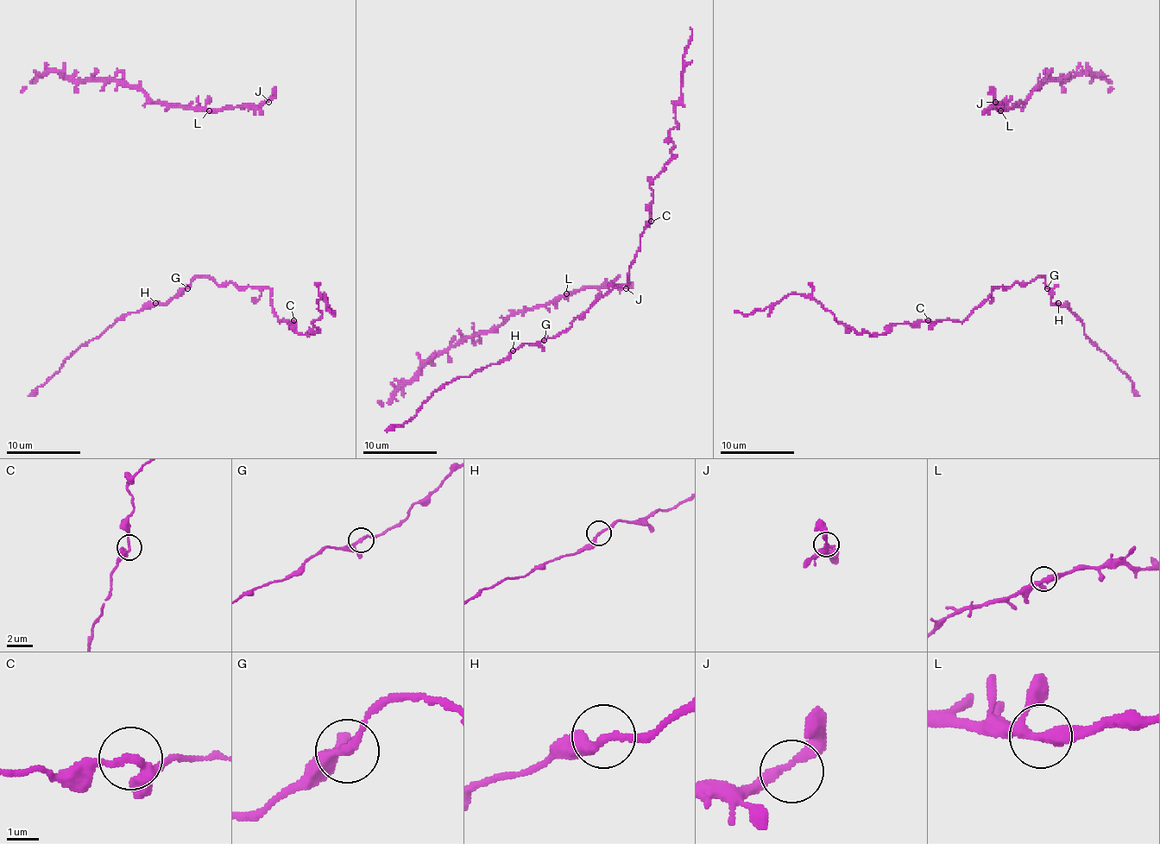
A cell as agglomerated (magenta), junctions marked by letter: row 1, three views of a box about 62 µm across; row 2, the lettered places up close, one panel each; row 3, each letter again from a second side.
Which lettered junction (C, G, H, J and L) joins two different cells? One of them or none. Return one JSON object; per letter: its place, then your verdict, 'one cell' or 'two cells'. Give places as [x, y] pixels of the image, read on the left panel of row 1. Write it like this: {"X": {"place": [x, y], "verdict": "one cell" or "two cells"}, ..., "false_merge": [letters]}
{"C": {"place": [293, 320], "verdict": "two cells"}, "G": {"place": [187, 288], "verdict": "one cell"}, "H": {"place": [155, 303], "verdict": "one cell"}, "J": {"place": [268, 102], "verdict": "one cell"}, "L": {"place": [209, 110], "verdict": "one cell"}, "false_merge": ["C"]}

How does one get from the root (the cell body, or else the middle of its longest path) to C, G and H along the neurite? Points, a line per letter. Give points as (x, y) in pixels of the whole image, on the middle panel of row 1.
C: (568, 329), (597, 299), (614, 288), (627, 284), (629, 266), (640, 245), (640, 234), (652, 221)
G: (568, 329), (544, 340)
H: (568, 329), (557, 336), (535, 343), (524, 343), (513, 350)

